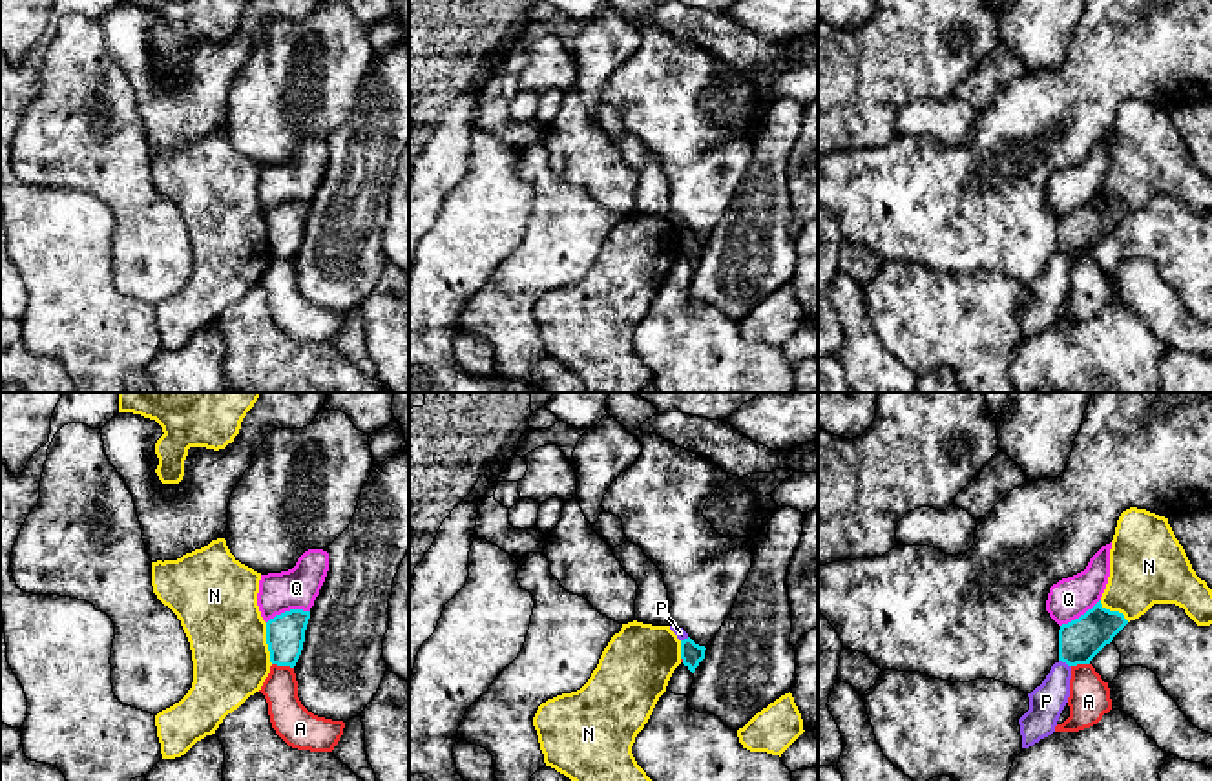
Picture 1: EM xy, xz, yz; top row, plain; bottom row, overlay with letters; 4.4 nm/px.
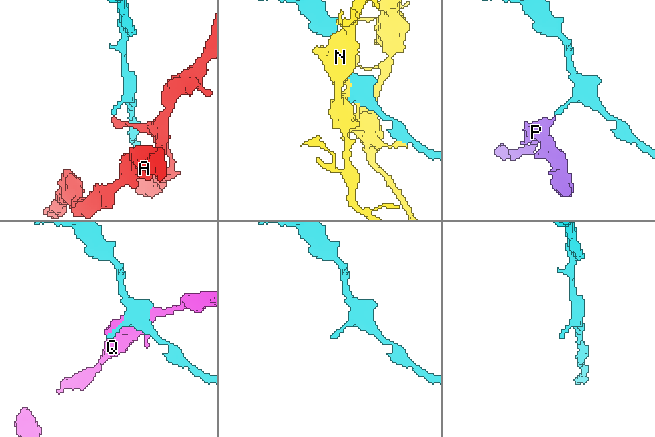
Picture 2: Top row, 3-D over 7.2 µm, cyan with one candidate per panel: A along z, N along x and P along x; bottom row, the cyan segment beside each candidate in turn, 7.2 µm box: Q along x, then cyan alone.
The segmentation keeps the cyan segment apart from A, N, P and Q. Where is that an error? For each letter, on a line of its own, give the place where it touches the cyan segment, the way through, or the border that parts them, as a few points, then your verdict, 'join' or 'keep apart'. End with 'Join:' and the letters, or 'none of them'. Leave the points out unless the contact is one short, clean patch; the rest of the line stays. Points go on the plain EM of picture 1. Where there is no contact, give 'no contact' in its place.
A: xy (283, 256) | keep apart
N: xy (267, 234) | keep apart
P: yz (1065, 252) | along yz (1059, 250), (1070, 258) | keep apart
Q: xy (287, 203) | keep apart
Join: none of them

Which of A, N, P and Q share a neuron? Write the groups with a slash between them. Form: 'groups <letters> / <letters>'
groups A / N / P / Q

